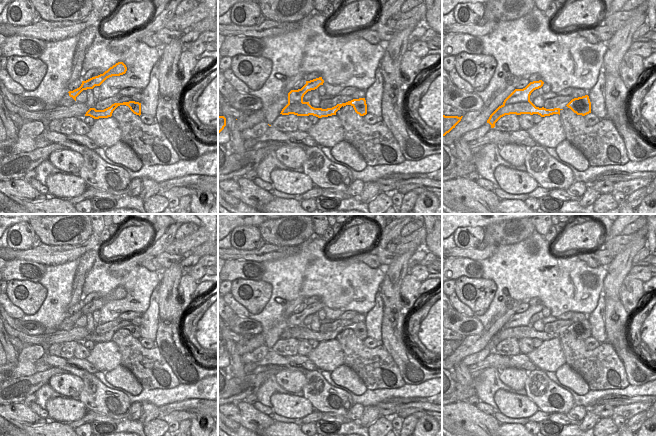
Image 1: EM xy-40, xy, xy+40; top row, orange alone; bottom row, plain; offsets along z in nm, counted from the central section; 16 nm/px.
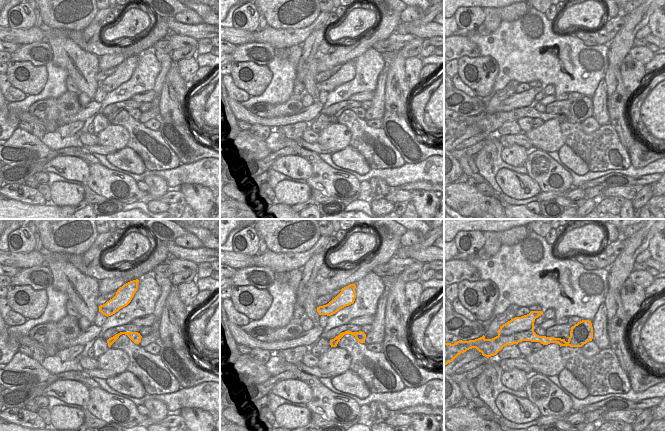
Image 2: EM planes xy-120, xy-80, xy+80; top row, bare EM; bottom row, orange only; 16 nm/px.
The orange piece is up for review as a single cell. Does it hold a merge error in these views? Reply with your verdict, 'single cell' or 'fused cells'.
fused cells

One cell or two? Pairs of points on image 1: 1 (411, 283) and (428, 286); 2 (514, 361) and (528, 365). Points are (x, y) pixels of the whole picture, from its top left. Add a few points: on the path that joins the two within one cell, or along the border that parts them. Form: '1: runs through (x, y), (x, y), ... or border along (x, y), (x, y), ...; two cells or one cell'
1: border along (422, 282), (419, 288), (420, 295); two cells
2: runs through (517, 361), (525, 363); one cell

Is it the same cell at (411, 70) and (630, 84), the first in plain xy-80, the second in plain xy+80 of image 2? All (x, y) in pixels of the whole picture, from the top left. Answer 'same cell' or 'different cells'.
same cell

